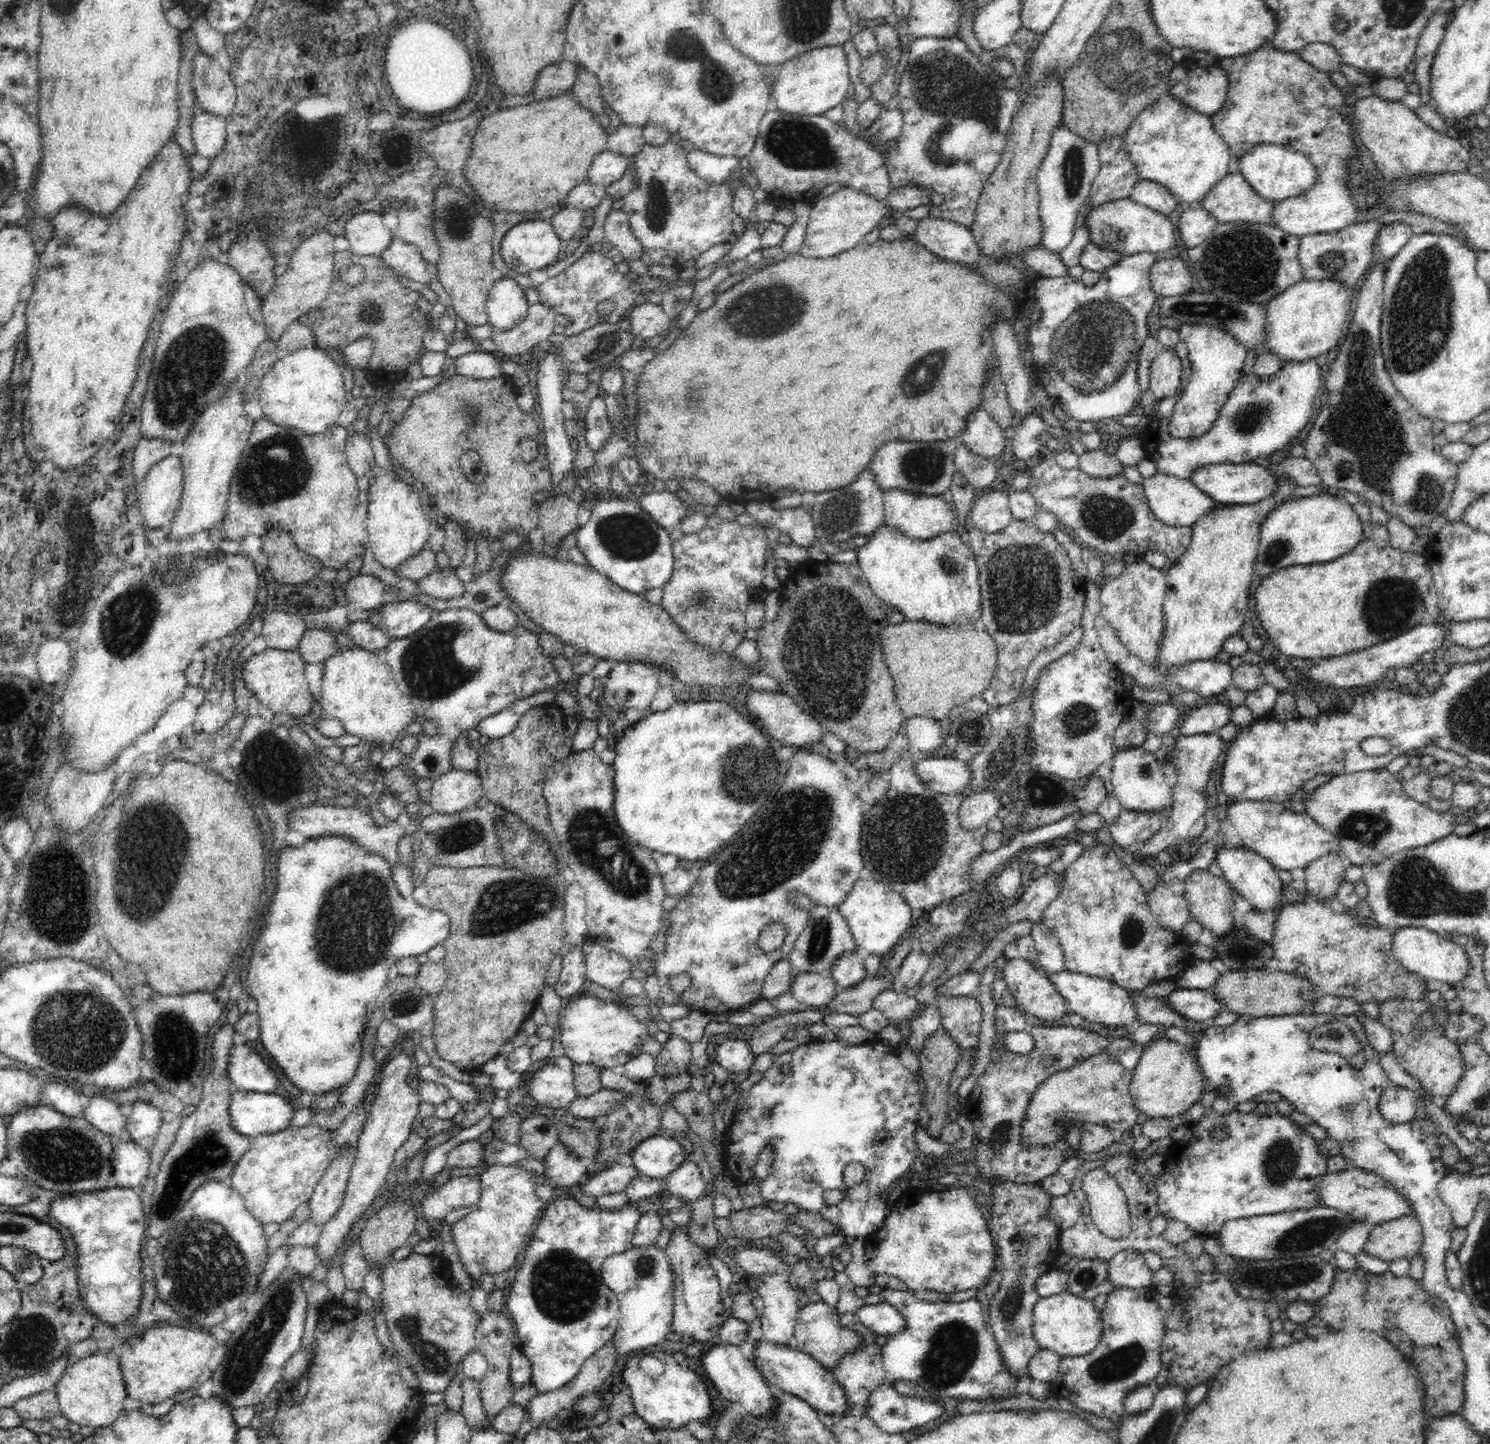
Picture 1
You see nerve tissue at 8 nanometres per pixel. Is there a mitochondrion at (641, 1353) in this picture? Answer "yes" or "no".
no

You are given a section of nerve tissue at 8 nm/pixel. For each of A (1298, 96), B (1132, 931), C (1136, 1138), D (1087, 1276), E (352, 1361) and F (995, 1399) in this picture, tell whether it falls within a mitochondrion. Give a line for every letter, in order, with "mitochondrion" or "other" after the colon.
A: mitochondrion
B: mitochondrion
C: other
D: mitochondrion
E: other
F: other

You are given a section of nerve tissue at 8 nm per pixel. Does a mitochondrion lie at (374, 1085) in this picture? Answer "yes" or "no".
no

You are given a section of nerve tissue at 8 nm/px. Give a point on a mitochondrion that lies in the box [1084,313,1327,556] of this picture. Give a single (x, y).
(1245, 421)

